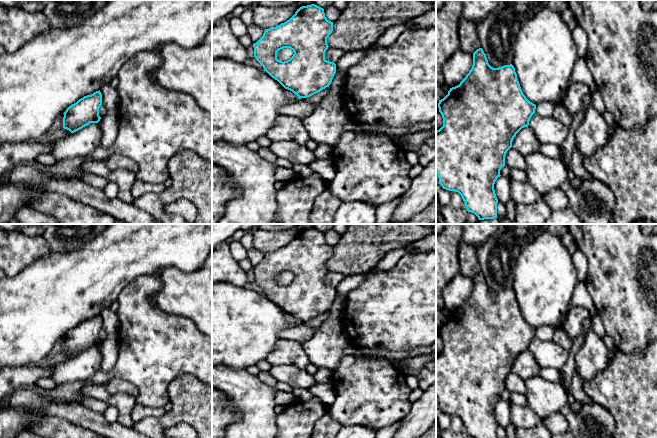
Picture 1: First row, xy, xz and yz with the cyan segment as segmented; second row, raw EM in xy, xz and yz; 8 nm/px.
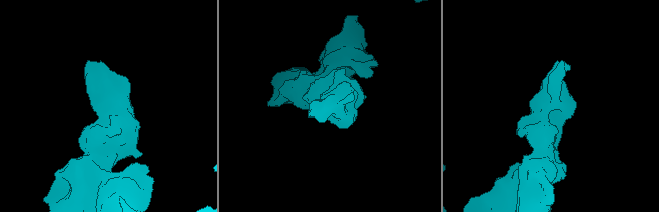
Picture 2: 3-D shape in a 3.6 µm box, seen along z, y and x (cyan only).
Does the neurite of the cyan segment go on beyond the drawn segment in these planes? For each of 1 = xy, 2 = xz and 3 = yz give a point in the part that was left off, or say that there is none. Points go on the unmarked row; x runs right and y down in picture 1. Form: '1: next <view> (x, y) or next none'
1: next none
2: next none
3: next none

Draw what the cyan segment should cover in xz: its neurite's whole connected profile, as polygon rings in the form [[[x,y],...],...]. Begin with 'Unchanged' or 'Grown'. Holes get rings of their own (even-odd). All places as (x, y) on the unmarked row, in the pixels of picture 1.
Unchanged. [[[315,229],[302,230],[286,246],[265,253],[263,260],[253,268],[254,281],[272,302],[299,323],[310,321],[329,311],[336,297],[336,288],[325,283],[327,262],[333,255],[333,246],[325,241],[324,233]],[[290,272],[294,278],[287,285],[277,283],[277,276]]]

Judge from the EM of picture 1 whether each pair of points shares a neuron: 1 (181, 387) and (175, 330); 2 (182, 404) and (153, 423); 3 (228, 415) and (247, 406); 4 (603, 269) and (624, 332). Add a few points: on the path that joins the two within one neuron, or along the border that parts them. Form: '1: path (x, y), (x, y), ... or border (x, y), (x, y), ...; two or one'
1: border (201, 381), (182, 373), (169, 383), (167, 394); two
2: path (176, 411), (166, 421), (160, 423); one
3: border (222, 391), (239, 415), (227, 427); two
4: path (615, 285), (624, 294), (624, 316); one

